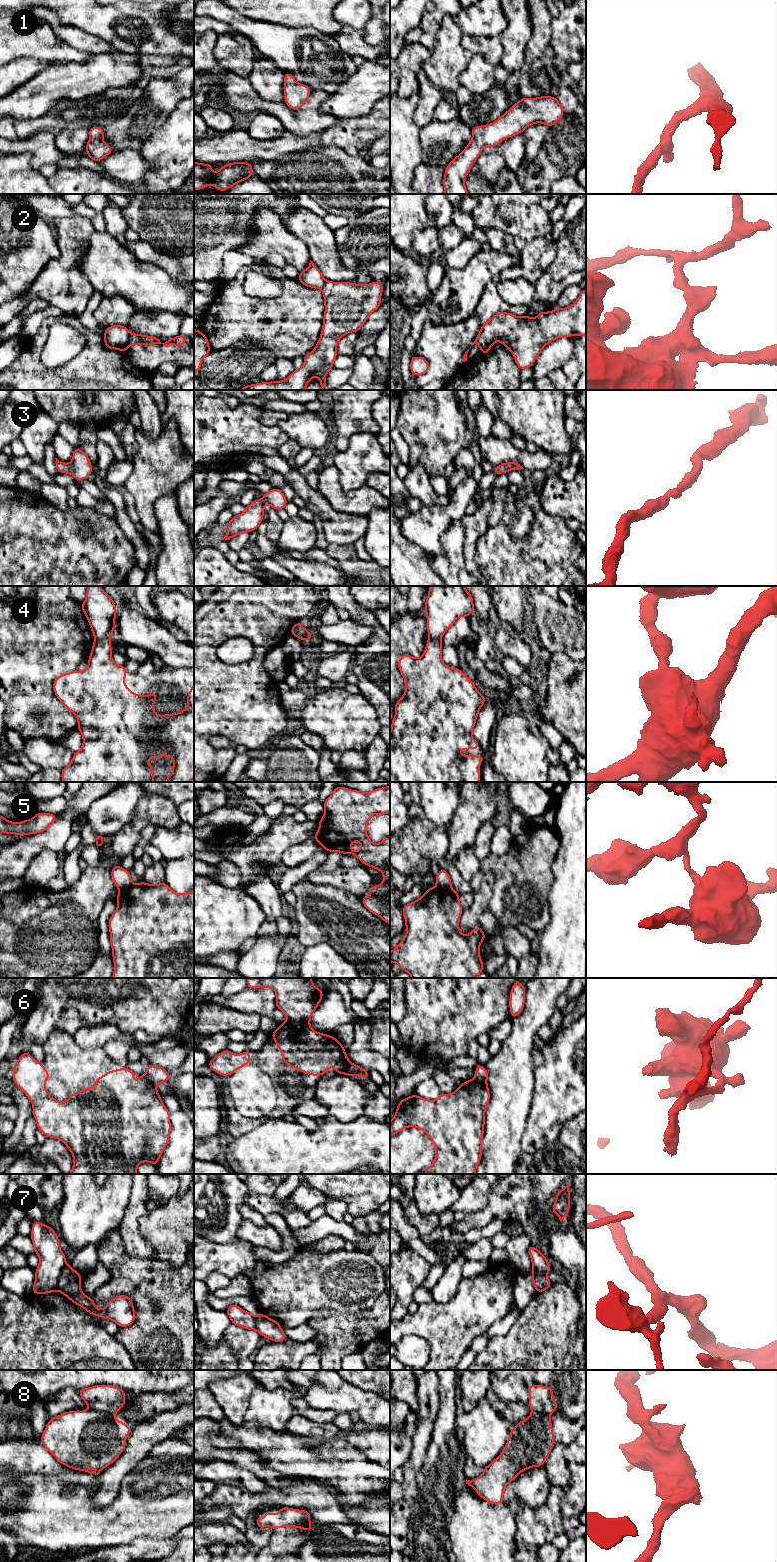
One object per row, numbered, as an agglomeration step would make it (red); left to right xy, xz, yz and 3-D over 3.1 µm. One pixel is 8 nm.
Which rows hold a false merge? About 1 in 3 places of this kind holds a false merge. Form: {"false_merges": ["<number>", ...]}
{"false_merges": ["2", "4", "6", "7", "8"]}

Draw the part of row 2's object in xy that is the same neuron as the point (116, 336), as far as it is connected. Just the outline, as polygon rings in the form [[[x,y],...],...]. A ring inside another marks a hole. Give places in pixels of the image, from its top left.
[[[112,325],[104,329],[104,344],[107,349],[116,349],[126,353],[130,334],[127,326]]]

